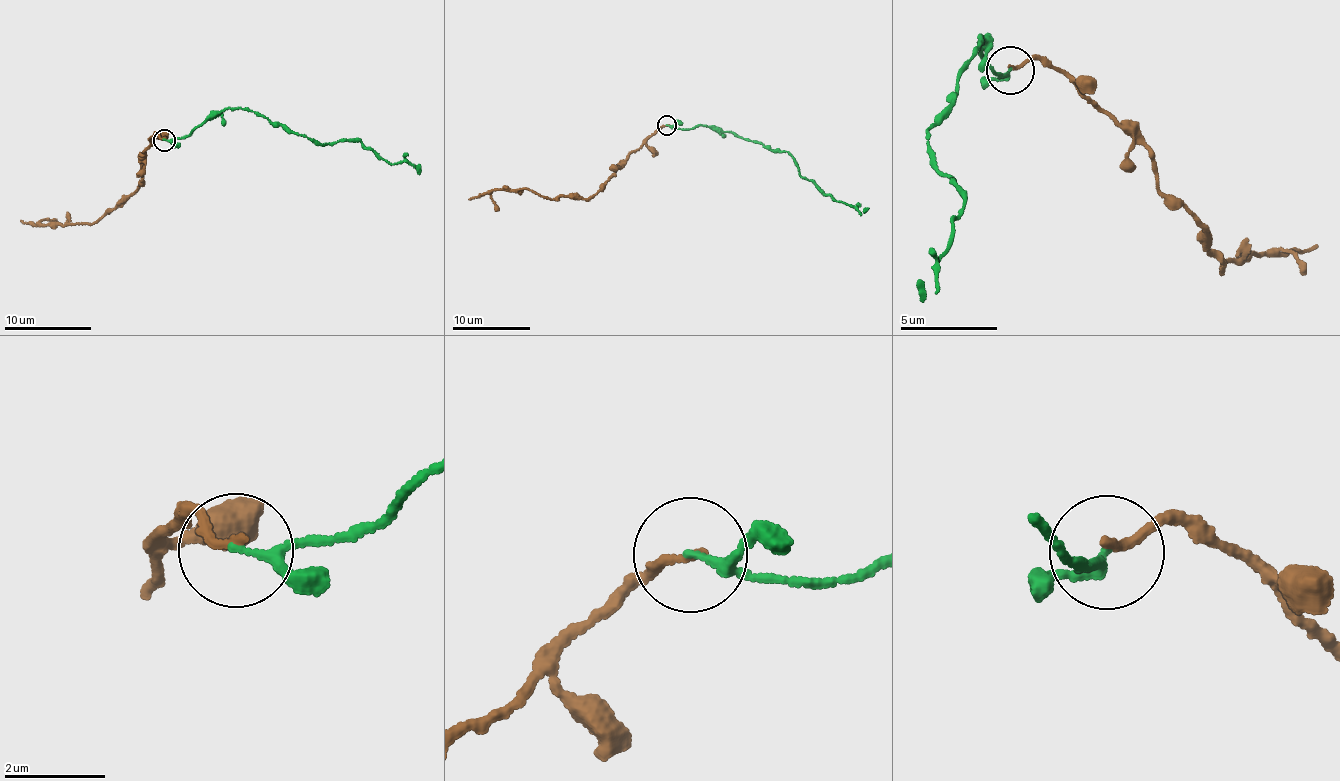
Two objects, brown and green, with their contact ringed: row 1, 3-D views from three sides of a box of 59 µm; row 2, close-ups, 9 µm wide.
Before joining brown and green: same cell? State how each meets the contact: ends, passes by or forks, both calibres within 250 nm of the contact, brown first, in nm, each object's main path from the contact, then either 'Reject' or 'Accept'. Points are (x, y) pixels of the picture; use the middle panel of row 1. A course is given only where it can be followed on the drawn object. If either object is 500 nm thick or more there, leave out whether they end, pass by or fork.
At the ring brown ends. At the ring green passes by. Thickness 160 nm (brown) against 150 nm. Course of brown: (666, 125), (643, 140), (606, 184), (587, 198), (548, 198), (525, 189), (501, 188), (469, 198). Course of green: (666, 125), (681, 129), (705, 125), (760, 142), (770, 150), (789, 151), (799, 173), (823, 193), (864, 211). Accept

